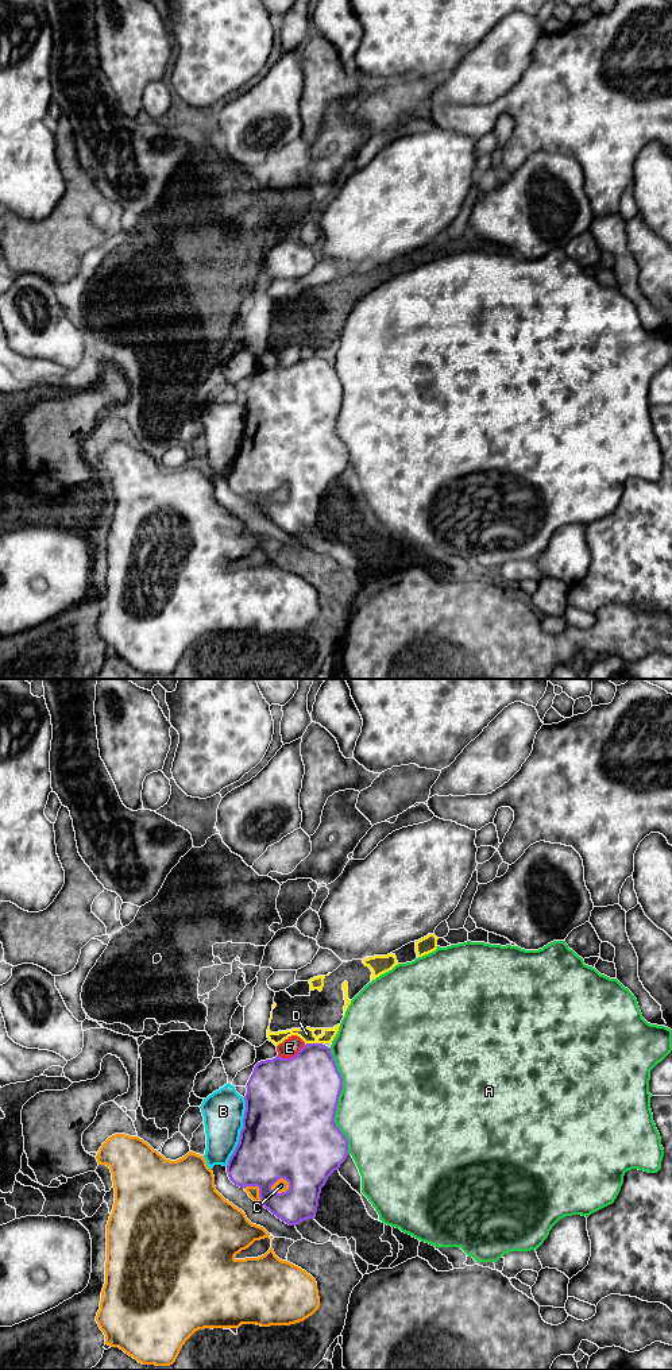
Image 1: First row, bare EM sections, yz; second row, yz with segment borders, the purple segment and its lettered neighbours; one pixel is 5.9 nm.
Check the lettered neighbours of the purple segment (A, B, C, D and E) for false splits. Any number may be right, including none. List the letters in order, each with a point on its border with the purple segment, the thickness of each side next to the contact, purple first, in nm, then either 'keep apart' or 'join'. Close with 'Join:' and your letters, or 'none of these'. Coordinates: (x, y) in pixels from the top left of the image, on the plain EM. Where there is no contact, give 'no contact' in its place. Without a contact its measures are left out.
A: contact yz (338, 409); calibres 500 and 480 nm; keep apart
B: contact yz (240, 440); calibres 480 and 240 nm; keep apart
C: contact yz (280, 486); calibres 500 and 80 nm; keep apart
D: contact yz (311, 352); calibres 380 and 80 nm; keep apart
E: contact yz (292, 366); calibres 500 and 110 nm; keep apart
Join: none of these

